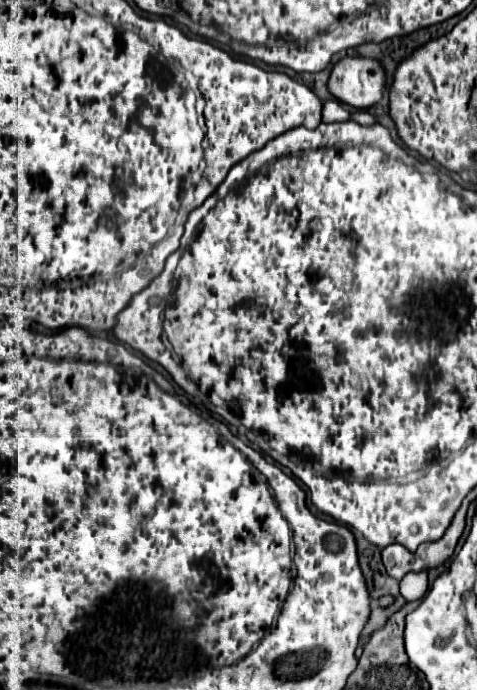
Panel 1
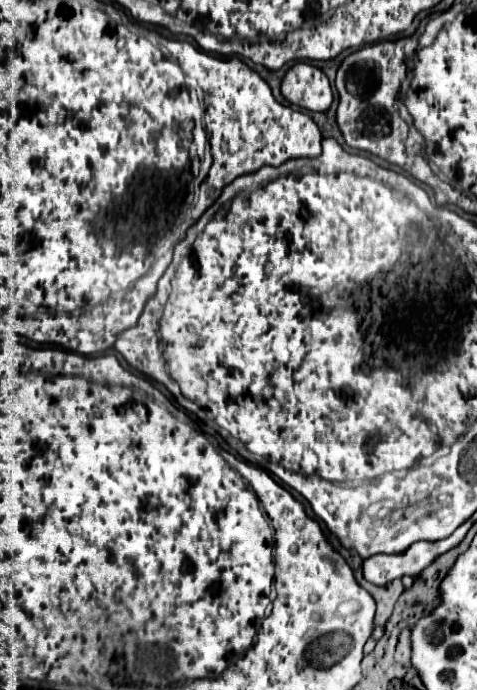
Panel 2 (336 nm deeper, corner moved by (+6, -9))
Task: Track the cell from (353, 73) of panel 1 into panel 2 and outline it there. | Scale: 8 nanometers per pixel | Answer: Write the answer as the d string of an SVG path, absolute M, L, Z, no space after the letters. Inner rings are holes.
M295 63L281 81L281 95L303 109L309 111L327 111L333 93L325 73L307 63Z

